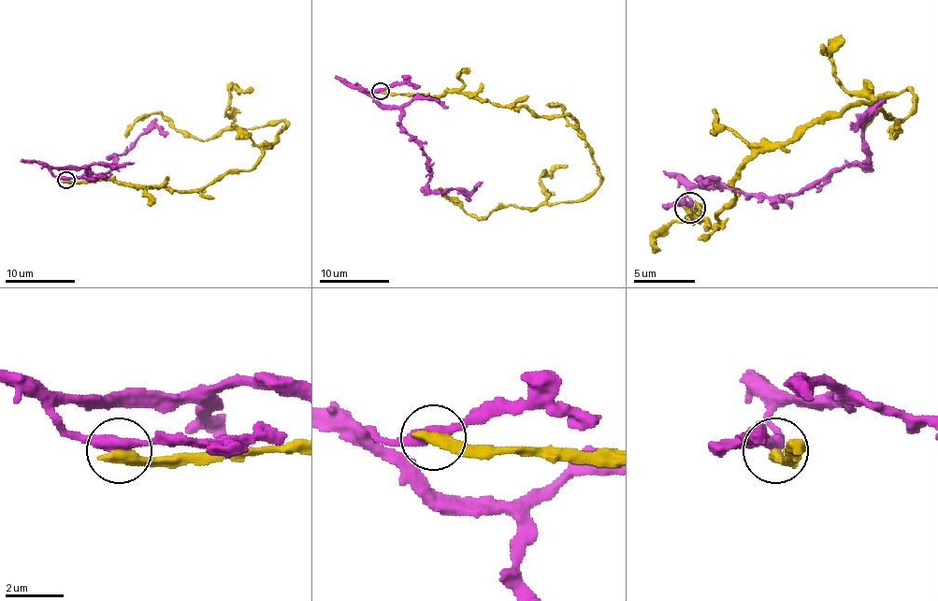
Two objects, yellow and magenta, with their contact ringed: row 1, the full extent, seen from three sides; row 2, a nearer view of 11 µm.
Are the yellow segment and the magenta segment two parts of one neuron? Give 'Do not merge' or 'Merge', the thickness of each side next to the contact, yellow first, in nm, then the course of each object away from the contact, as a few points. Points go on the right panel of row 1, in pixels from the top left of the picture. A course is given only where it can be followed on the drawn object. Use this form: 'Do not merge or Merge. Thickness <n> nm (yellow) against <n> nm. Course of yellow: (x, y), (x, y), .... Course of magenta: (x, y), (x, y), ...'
Do not merge. Thickness 440 nm (yellow) against 400 nm. Course of yellow: (689, 208), (716, 227), (750, 159), (860, 104), (888, 116), (894, 138), (913, 95), (891, 95), (860, 131). Course of magenta: (689, 208), (695, 186), (790, 196), (843, 168), (863, 165), (867, 116), (848, 125)

